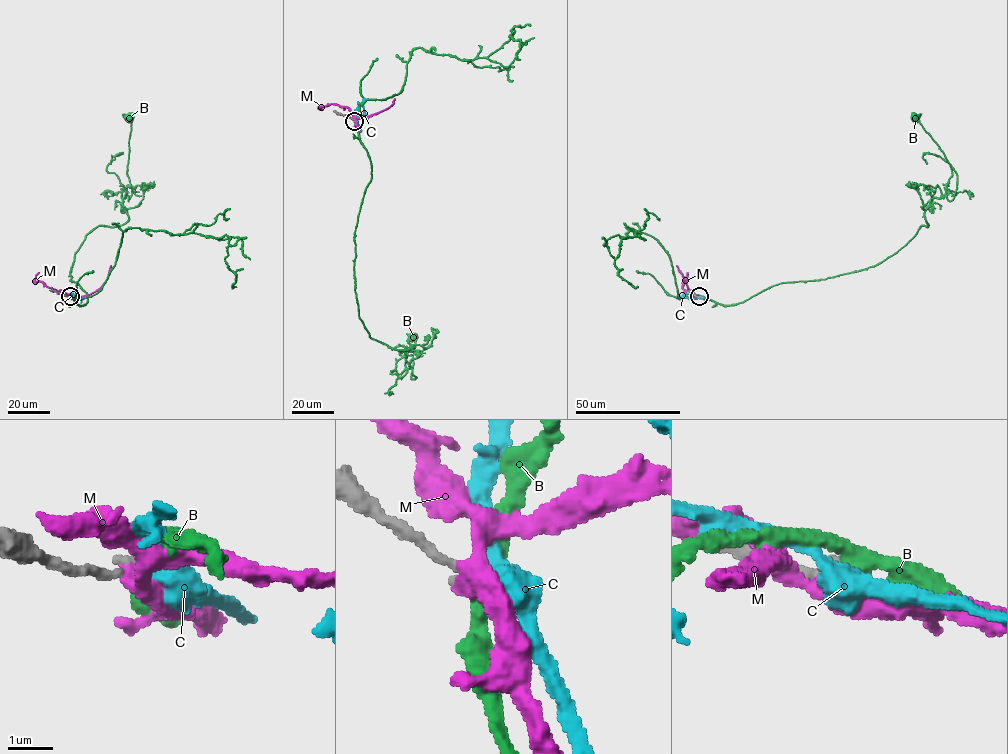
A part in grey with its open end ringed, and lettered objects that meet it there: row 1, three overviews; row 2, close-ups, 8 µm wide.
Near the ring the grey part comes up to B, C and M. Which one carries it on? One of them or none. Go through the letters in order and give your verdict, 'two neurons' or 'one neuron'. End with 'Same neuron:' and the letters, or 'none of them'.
B: one neuron
C: two neurons
M: two neurons
Same neuron: B

